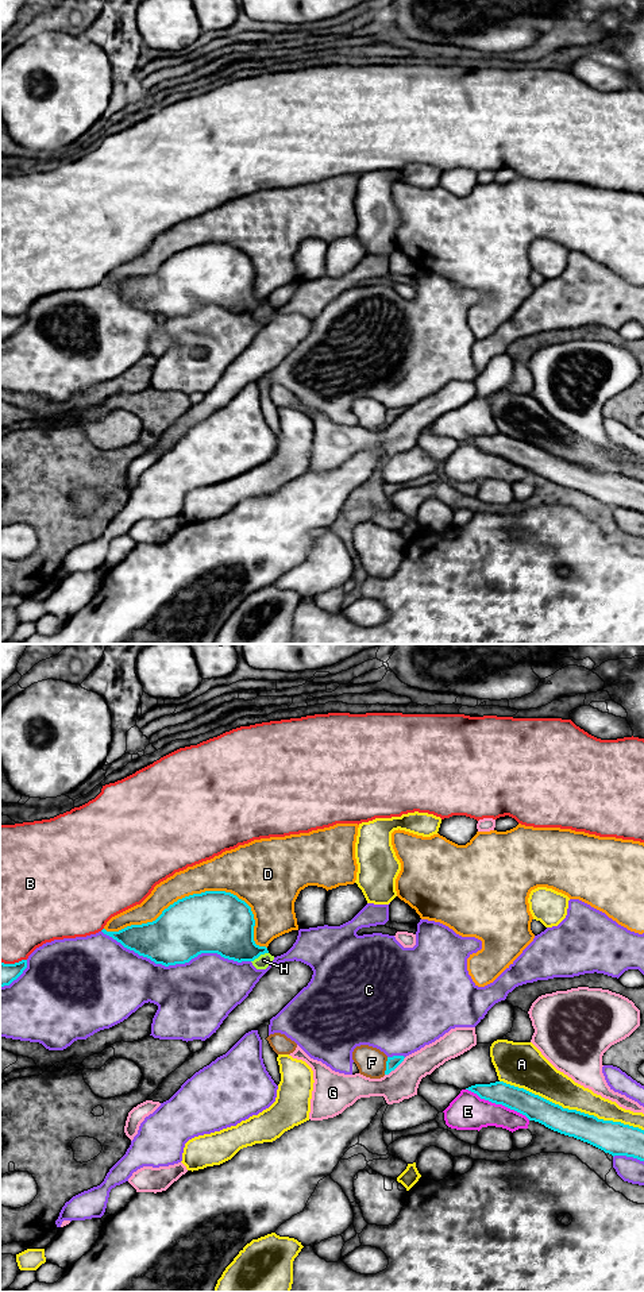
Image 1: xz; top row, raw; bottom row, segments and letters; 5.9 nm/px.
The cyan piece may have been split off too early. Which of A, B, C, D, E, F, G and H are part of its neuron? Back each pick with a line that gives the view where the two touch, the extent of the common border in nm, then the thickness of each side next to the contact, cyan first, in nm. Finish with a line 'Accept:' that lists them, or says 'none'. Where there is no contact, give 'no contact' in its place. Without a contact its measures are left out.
Accept: none

